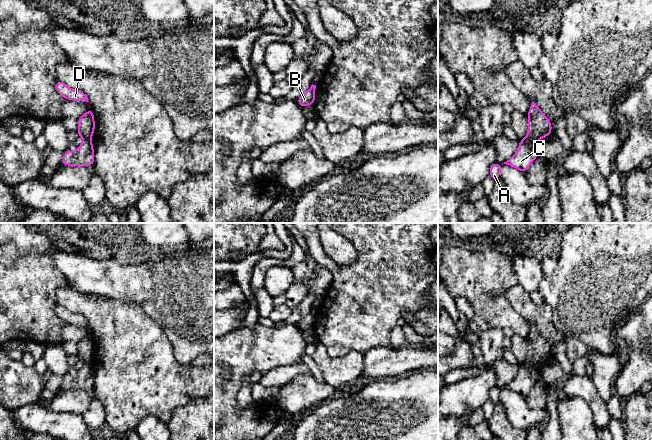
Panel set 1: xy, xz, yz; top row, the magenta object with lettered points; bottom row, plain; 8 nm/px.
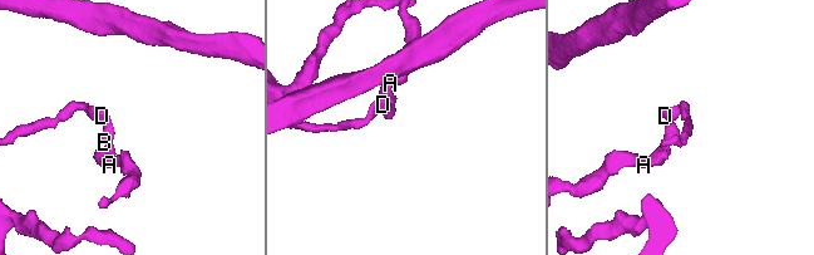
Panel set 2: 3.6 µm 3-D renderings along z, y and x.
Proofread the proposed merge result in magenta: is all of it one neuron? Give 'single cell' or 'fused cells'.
fused cells

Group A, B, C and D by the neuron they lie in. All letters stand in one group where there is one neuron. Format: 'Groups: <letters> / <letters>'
Groups: A C / B D

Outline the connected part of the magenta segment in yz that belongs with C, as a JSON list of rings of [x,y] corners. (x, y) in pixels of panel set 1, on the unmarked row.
[[[528,361],[519,365],[518,373],[514,380],[503,388],[514,391],[523,397],[527,396],[529,389],[538,381],[538,373]]]

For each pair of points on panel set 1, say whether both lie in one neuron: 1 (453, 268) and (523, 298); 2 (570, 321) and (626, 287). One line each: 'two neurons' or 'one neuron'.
1: two neurons
2: one neuron

